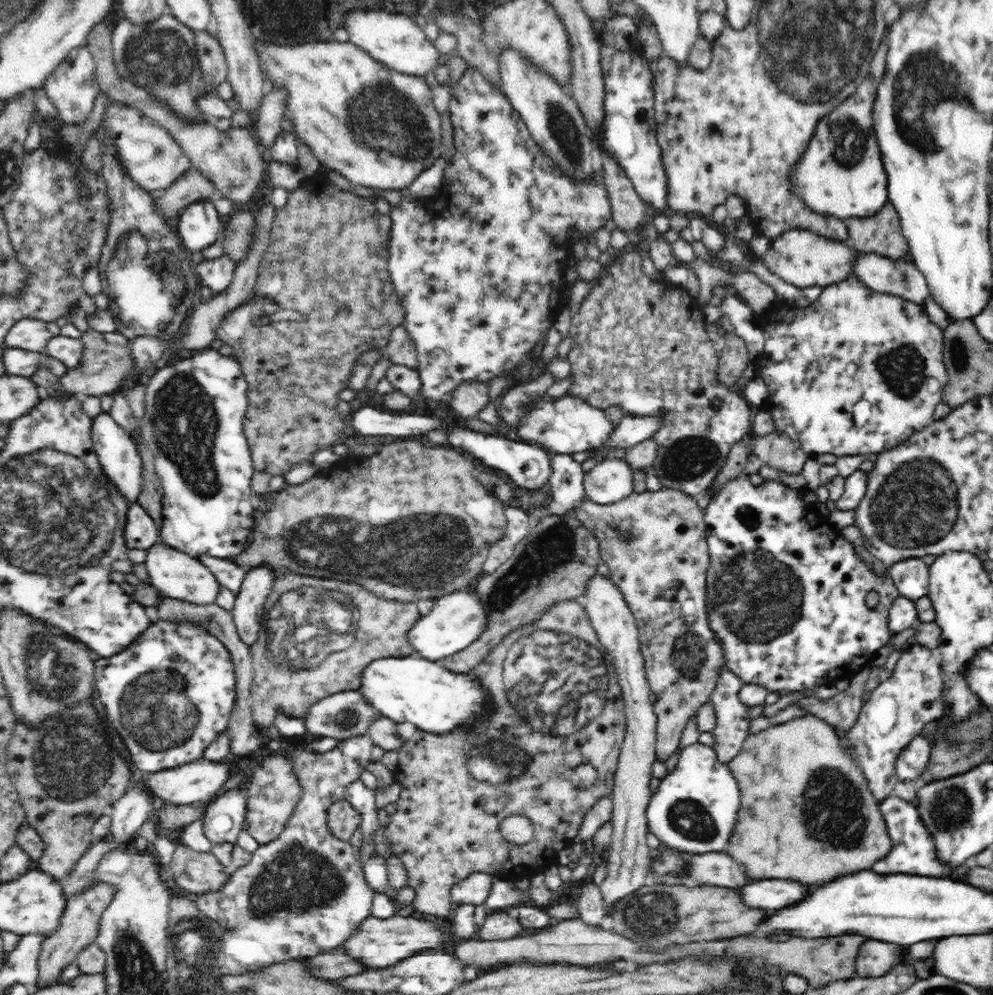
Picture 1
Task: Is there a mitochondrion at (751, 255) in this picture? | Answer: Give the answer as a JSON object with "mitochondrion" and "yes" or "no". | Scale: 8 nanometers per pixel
{"mitochondrion":"no"}

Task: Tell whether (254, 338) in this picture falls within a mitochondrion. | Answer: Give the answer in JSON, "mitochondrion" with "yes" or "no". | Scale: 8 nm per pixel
{"mitochondrion":"yes"}

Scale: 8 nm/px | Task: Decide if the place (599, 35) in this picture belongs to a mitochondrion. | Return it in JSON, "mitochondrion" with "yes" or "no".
{"mitochondrion":"no"}

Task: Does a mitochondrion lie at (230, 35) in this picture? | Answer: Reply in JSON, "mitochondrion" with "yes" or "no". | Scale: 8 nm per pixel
{"mitochondrion":"no"}

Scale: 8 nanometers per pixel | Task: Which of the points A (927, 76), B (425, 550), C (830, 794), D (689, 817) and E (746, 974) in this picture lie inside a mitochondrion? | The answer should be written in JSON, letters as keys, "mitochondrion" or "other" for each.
{"A":"mitochondrion","B":"mitochondrion","C":"mitochondrion","D":"mitochondrion","E":"mitochondrion"}

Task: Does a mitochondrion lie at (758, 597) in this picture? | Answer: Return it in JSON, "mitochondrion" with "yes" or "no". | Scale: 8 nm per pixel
{"mitochondrion":"yes"}

